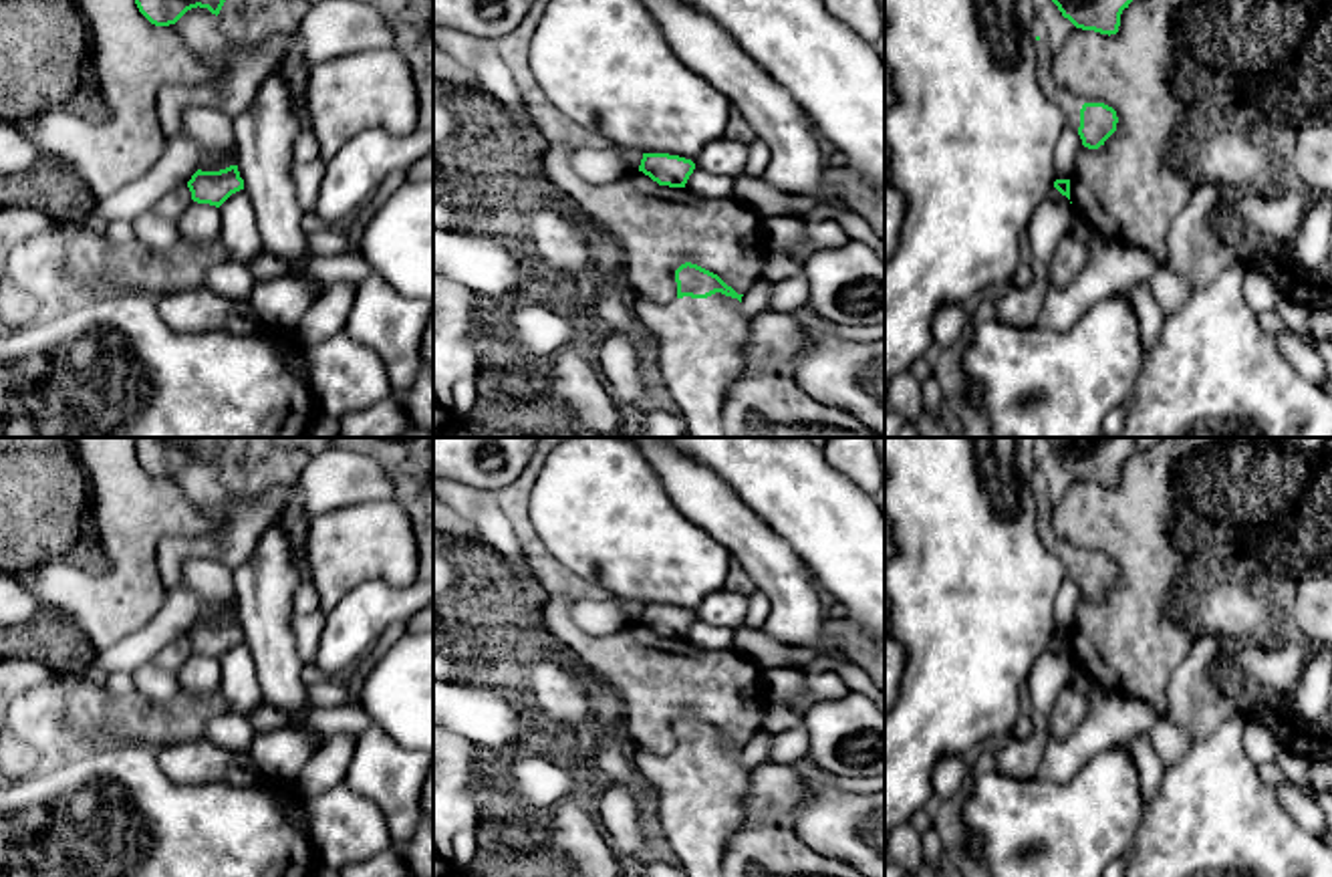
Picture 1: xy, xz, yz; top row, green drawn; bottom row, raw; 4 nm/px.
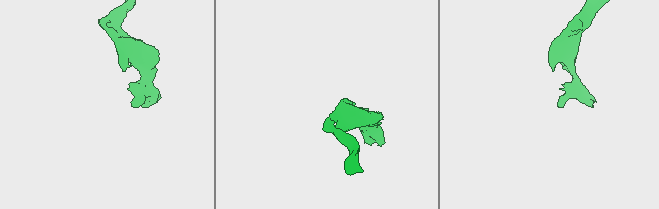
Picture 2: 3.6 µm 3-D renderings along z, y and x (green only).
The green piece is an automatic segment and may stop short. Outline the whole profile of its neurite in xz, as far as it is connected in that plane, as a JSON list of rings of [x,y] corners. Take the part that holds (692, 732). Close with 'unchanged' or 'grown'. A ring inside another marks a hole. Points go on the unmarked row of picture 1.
[[[691,714],[675,722],[675,734],[677,750],[667,756],[629,744],[633,760],[651,782],[653,833],[685,877],[723,877],[723,851],[746,819],[748,772],[740,764],[744,746]]] | grown

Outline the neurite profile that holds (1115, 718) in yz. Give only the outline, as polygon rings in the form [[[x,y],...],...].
[[[1096,687],[1090,694],[1088,718],[1064,740],[1050,740],[1038,764],[1048,782],[1068,782],[1098,752],[1126,748],[1135,736],[1149,736],[1157,712],[1143,700]]]

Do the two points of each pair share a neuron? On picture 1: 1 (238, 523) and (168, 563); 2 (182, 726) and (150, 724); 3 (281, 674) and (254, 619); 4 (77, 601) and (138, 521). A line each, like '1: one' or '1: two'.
1: one
2: one
3: one
4: one

